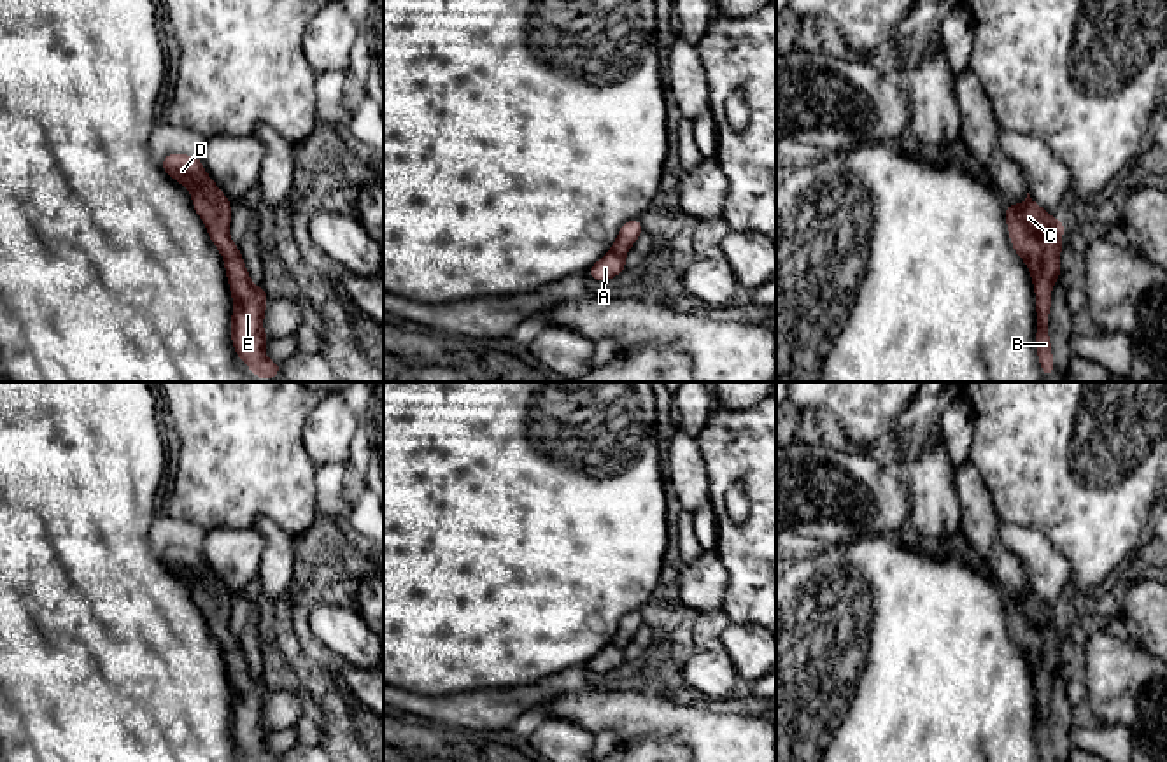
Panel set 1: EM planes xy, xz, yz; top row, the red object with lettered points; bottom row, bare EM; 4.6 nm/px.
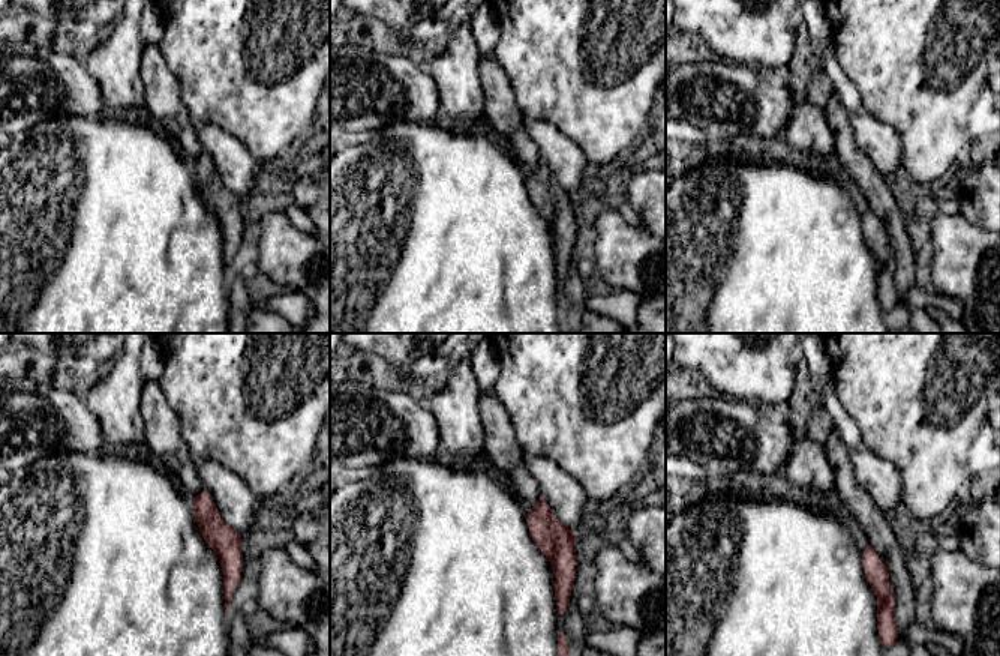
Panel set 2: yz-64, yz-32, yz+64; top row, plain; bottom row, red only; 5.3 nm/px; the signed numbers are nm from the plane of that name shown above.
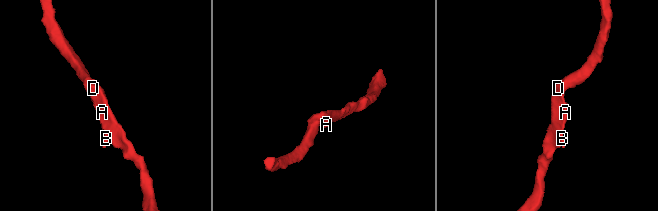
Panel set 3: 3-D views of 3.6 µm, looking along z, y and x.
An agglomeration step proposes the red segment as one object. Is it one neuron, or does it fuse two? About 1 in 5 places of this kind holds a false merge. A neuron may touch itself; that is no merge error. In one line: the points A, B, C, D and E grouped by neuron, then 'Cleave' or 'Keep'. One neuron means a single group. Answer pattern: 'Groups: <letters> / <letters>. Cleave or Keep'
Groups: A B C D E. Keep

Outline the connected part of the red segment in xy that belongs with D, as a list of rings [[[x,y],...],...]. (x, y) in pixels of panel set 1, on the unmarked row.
[[[172,545],[159,554],[161,561],[191,583],[194,604],[202,610],[212,636],[224,652],[228,678],[233,688],[231,734],[249,762],[280,762],[265,748],[272,732],[263,725],[265,701],[270,690],[265,680],[251,674],[244,650],[230,631],[231,594],[207,568],[200,550]]]

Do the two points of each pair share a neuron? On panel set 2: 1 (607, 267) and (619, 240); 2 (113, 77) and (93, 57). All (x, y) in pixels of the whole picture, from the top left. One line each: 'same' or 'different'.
1: same
2: same

